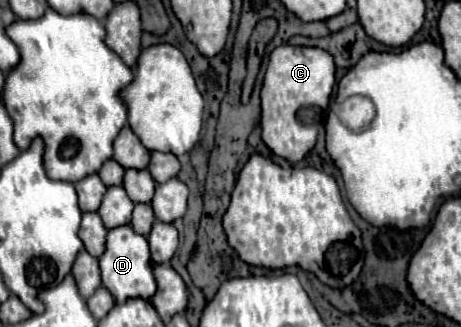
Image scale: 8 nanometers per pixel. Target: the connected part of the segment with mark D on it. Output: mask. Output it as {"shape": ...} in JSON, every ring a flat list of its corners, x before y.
{"shape":[[132,226,112,228,106,236,106,252,98,258,102,270,102,282,114,296,116,304,126,302,128,298,152,298,156,292,154,266,148,250,148,240,142,234,136,234]]}

